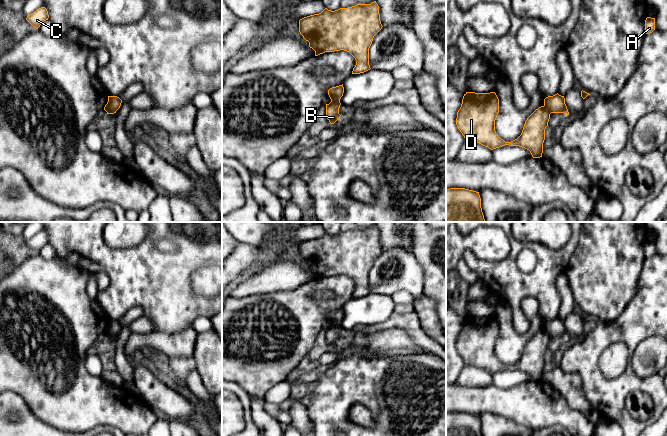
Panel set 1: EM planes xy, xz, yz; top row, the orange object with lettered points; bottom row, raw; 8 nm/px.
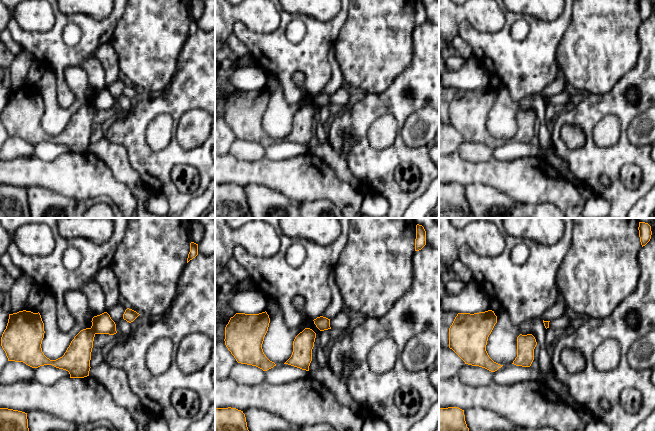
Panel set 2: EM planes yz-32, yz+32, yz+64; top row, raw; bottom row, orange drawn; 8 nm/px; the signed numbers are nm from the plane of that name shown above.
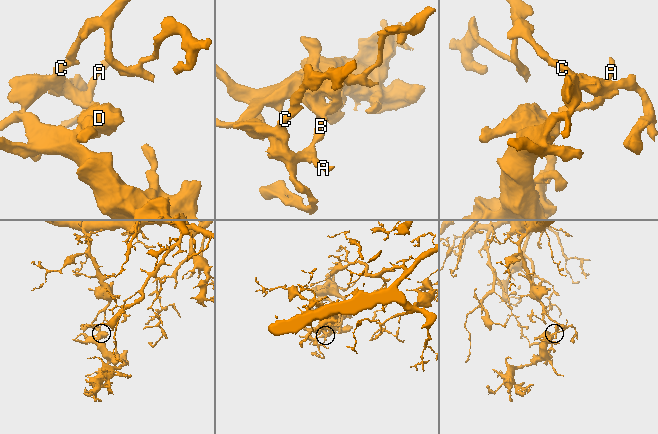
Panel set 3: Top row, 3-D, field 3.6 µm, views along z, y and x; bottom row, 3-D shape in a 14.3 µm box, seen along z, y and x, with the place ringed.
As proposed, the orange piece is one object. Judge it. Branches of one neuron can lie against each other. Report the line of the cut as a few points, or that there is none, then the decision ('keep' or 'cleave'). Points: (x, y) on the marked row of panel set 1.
cut xz (331, 100), (339, 101); cleave

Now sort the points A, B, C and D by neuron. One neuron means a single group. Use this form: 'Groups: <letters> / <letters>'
Groups: A B C / D

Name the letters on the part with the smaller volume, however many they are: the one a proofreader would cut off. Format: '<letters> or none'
D

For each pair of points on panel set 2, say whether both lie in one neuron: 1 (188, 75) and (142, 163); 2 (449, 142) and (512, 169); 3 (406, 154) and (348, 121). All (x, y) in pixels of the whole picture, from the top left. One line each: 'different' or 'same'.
1: same
2: different
3: same

